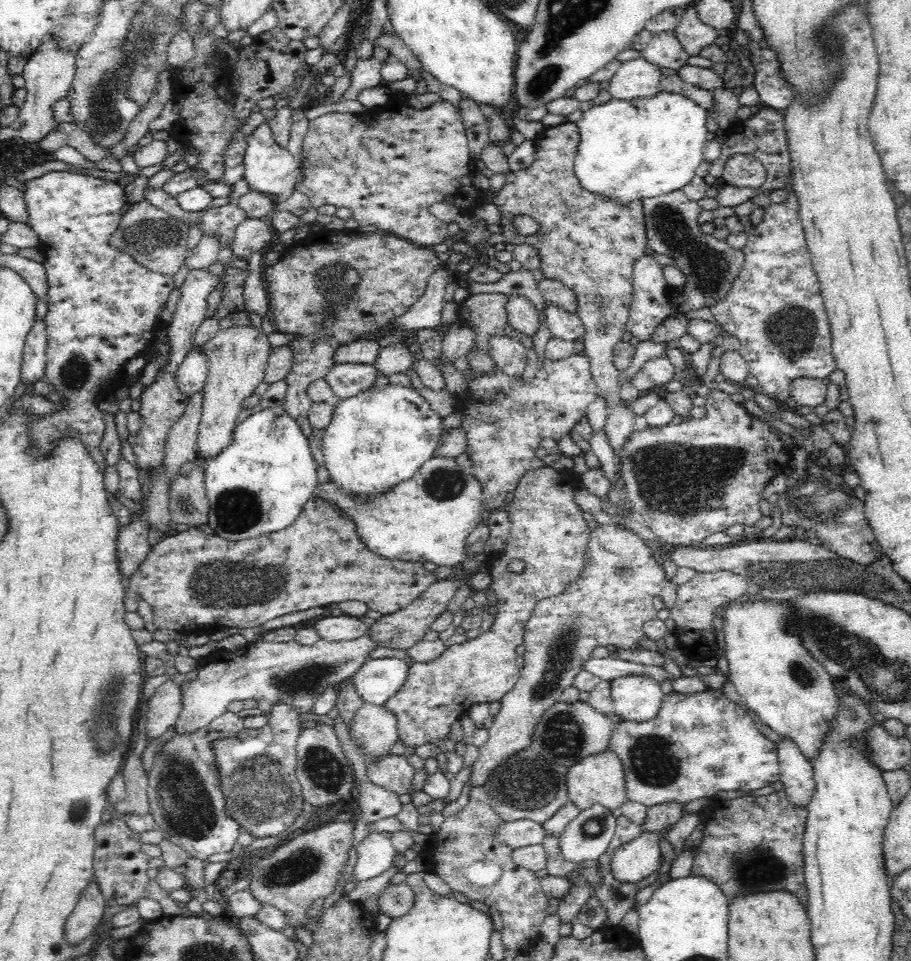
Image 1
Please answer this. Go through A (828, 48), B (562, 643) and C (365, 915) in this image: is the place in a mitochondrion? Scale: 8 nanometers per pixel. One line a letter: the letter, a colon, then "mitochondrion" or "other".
A: other
B: mitochondrion
C: other

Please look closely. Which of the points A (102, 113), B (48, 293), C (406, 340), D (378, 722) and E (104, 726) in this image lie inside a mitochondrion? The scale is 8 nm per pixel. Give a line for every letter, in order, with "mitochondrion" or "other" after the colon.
A: mitochondrion
B: other
C: other
D: other
E: mitochondrion

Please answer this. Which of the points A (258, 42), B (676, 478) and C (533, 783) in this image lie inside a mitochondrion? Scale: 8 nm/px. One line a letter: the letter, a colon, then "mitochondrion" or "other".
A: other
B: mitochondrion
C: mitochondrion

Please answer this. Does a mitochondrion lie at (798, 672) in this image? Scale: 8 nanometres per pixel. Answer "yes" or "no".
yes

